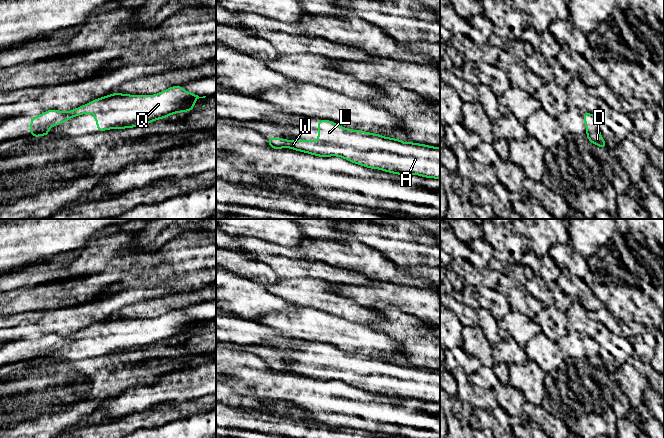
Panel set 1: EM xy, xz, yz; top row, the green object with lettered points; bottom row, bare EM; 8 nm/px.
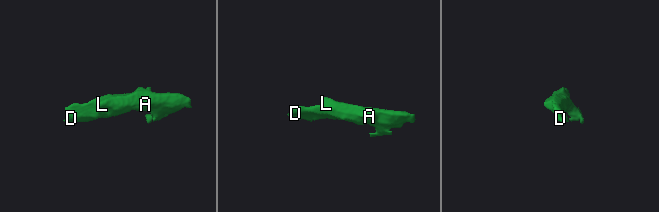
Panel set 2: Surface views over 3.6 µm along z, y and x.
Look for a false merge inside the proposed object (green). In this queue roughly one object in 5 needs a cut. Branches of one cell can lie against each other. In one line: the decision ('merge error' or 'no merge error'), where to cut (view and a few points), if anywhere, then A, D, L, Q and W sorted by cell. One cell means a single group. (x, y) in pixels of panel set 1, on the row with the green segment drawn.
no merge error; cut none; groups A D L Q W

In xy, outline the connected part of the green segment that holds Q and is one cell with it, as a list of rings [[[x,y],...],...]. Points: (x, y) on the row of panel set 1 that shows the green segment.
[[[180,85],[154,95],[113,93],[67,112],[55,109],[43,112],[31,119],[30,133],[34,138],[51,135],[49,130],[53,126],[86,113],[94,114],[97,132],[139,127],[175,113],[194,110],[194,103],[205,97],[187,92]]]

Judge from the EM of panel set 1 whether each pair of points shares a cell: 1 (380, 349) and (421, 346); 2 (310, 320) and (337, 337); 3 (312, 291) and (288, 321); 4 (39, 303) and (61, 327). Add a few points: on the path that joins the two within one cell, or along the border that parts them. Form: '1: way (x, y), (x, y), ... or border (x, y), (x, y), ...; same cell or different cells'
1: border (398, 344), (405, 361); different cells
2: way (317, 326), (330, 330); same cell
3: border (303, 307), (312, 307), (326, 313); different cells
4: border (68, 306), (40, 311); different cells

